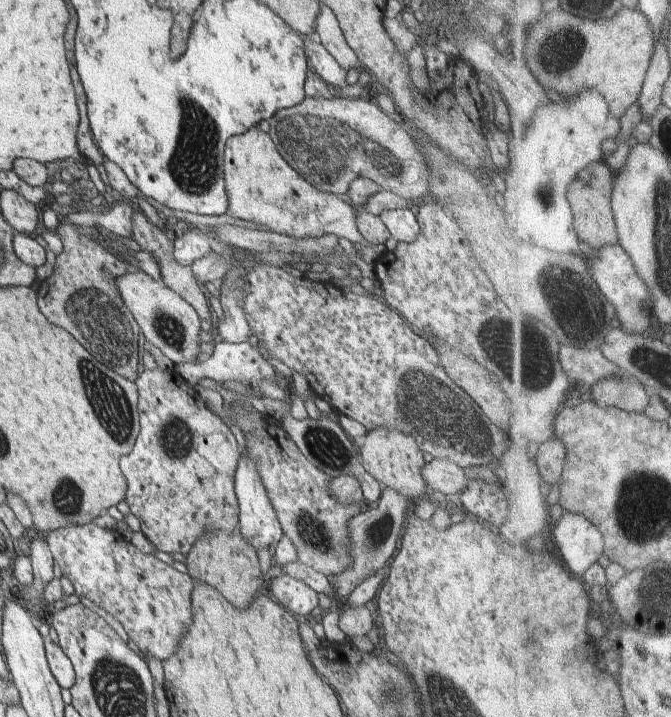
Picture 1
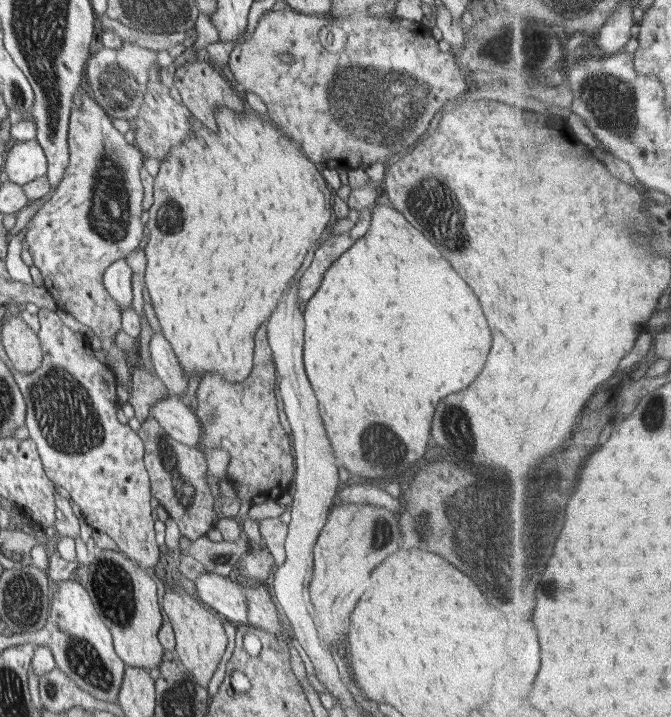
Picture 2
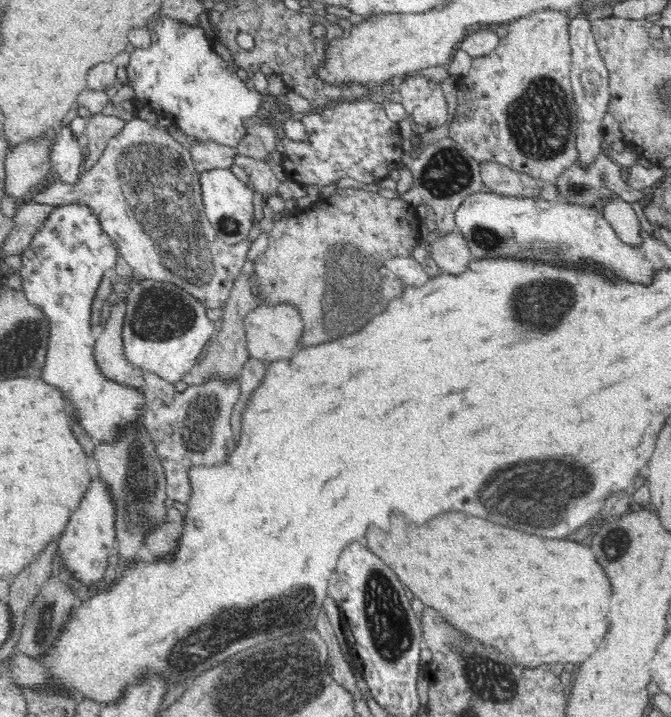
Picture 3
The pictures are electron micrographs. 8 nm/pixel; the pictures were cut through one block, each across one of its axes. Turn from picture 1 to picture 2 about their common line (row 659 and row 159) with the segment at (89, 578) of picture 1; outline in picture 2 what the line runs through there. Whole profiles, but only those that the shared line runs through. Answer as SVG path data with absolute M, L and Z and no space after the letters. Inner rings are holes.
M153 67L148 71L148 84L144 101L140 105L140 110L136 117L130 117L130 129L134 132L136 138L134 145L144 154L146 158L158 158L162 161L168 158L168 152L172 146L184 142L193 132L193 114L188 107L182 102L176 101L170 95L169 89L158 79L158 67Z

